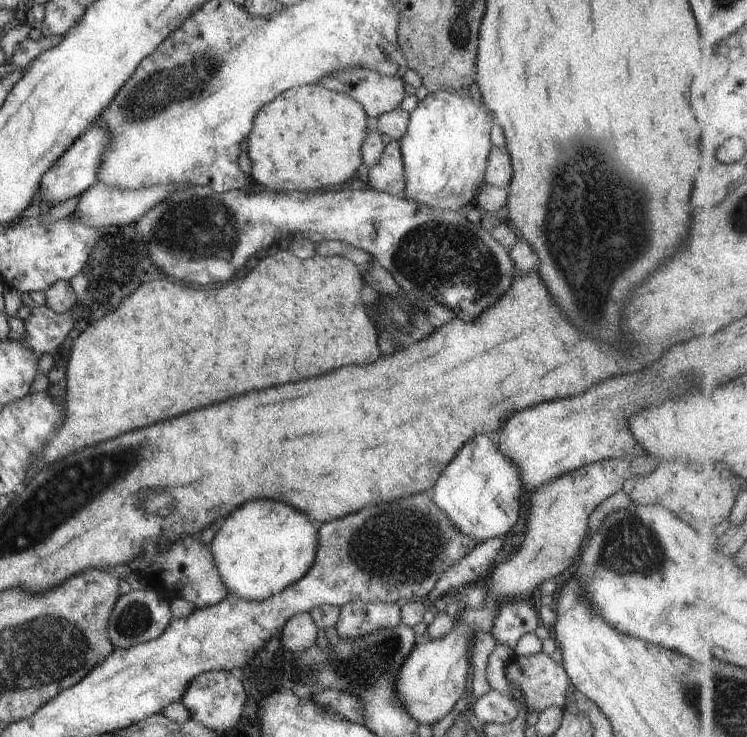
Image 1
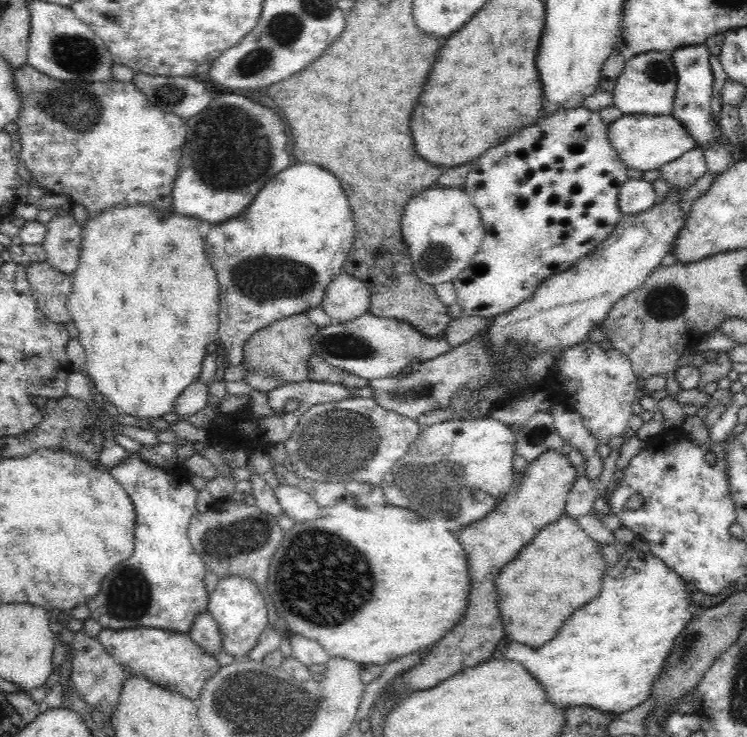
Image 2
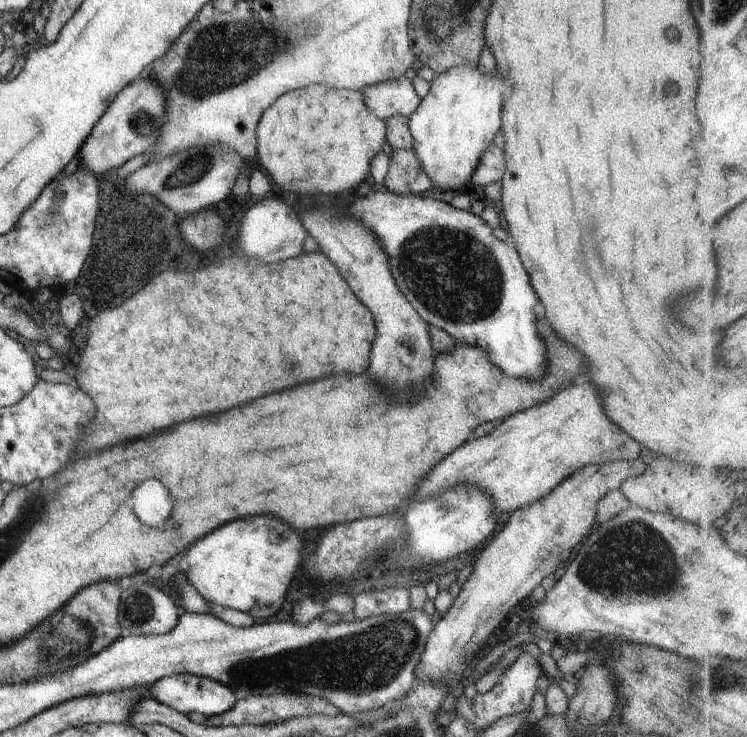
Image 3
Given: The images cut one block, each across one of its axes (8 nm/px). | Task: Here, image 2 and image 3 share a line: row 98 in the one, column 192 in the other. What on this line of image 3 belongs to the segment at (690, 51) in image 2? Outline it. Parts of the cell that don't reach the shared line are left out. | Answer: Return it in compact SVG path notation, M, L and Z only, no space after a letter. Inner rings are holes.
M190 673L162 677L151 685L149 690L150 697L155 701L161 702L185 715L188 713L202 713L207 717L218 716L229 711L238 700L234 690L228 685L208 677L201 677Z

